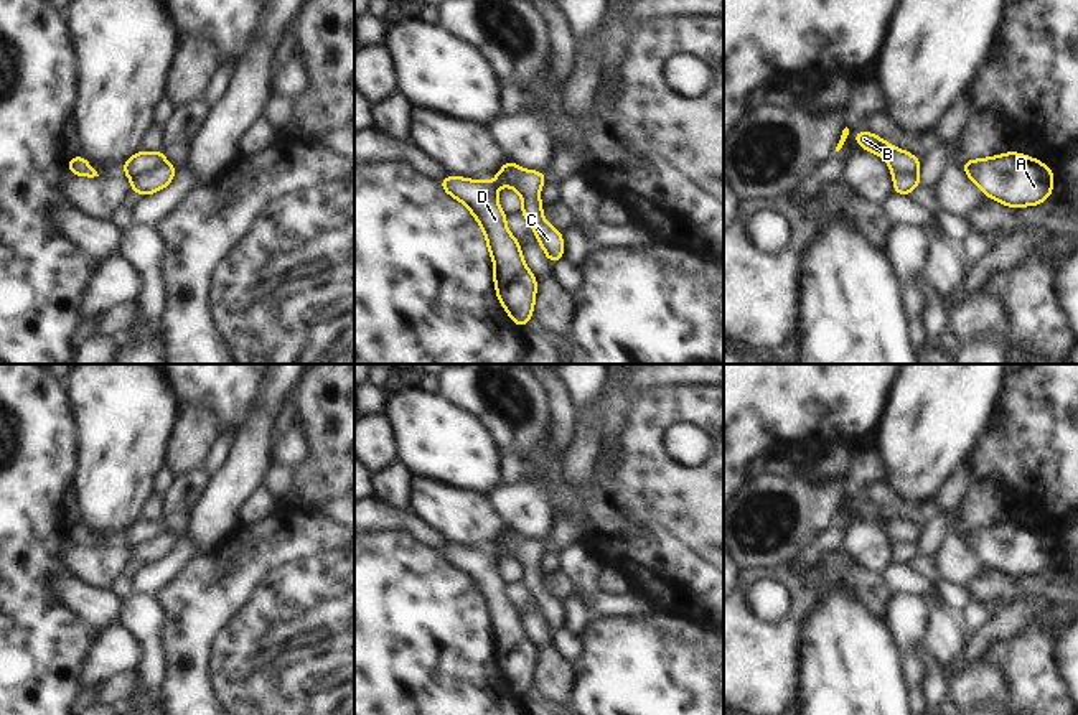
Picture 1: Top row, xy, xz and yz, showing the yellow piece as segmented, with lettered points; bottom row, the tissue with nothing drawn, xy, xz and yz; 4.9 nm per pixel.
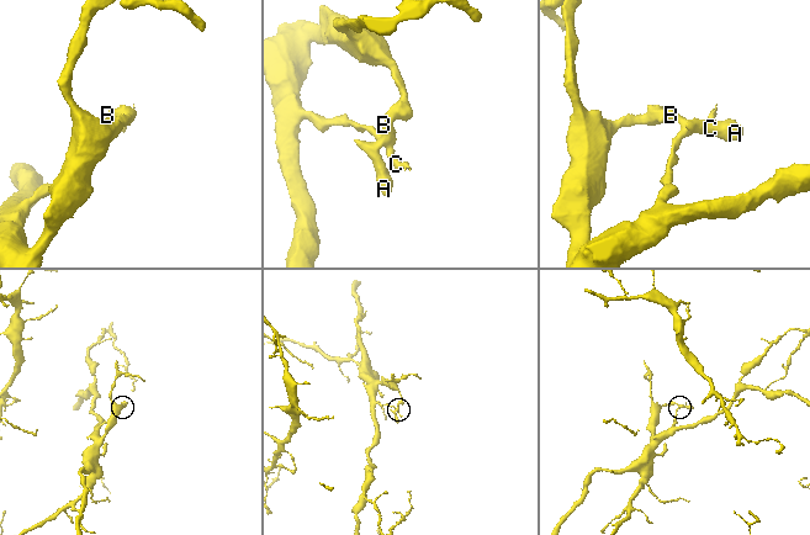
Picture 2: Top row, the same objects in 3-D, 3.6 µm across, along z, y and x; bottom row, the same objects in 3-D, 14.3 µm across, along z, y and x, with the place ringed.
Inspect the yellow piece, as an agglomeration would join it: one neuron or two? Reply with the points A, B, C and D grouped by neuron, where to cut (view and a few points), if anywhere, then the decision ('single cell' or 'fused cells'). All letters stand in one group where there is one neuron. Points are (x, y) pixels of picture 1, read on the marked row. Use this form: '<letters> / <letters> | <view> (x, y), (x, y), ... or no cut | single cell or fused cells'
A B D / C | xy (165, 162), (152, 170), (139, 172), (132, 178) | fused cells

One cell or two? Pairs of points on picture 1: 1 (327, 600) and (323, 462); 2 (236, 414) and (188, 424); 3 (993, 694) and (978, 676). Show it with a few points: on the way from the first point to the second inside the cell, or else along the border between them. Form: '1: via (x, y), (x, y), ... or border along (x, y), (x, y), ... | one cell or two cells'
1: border along (300, 508), (310, 511) | two cells
2: border along (178, 407), (205, 407), (211, 414), (218, 437) | two cells
3: via (991, 689), (983, 681) | one cell

